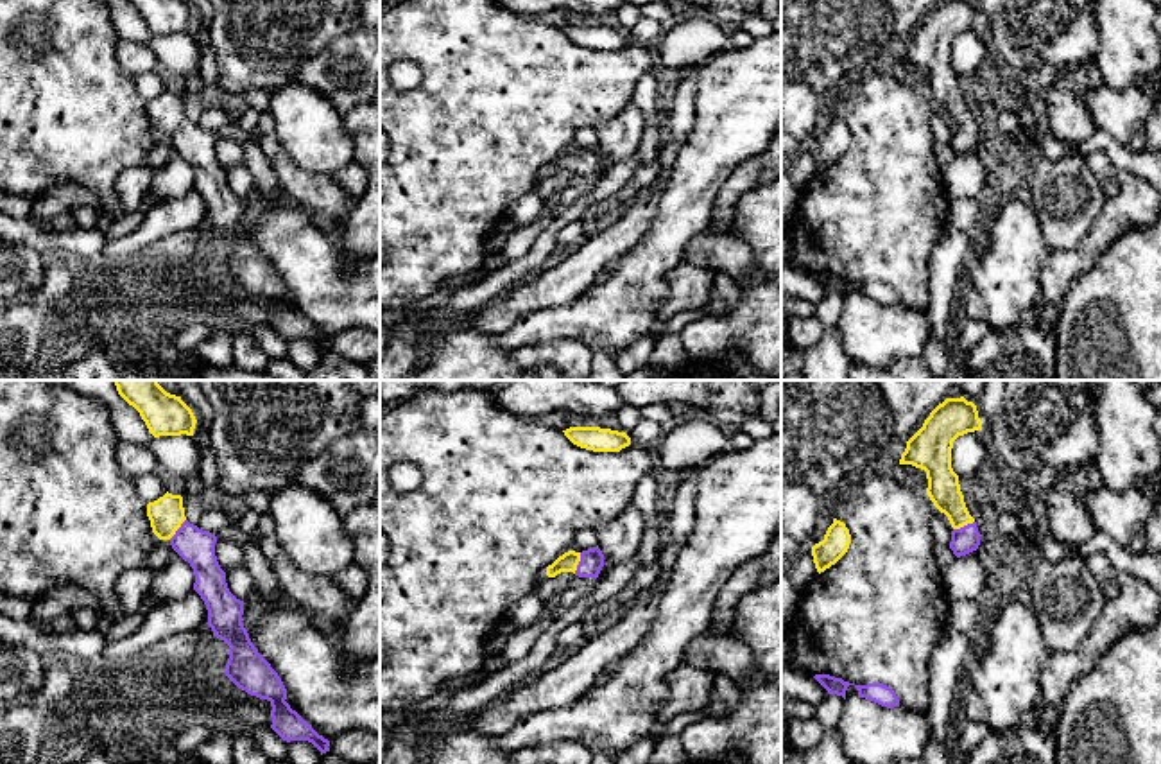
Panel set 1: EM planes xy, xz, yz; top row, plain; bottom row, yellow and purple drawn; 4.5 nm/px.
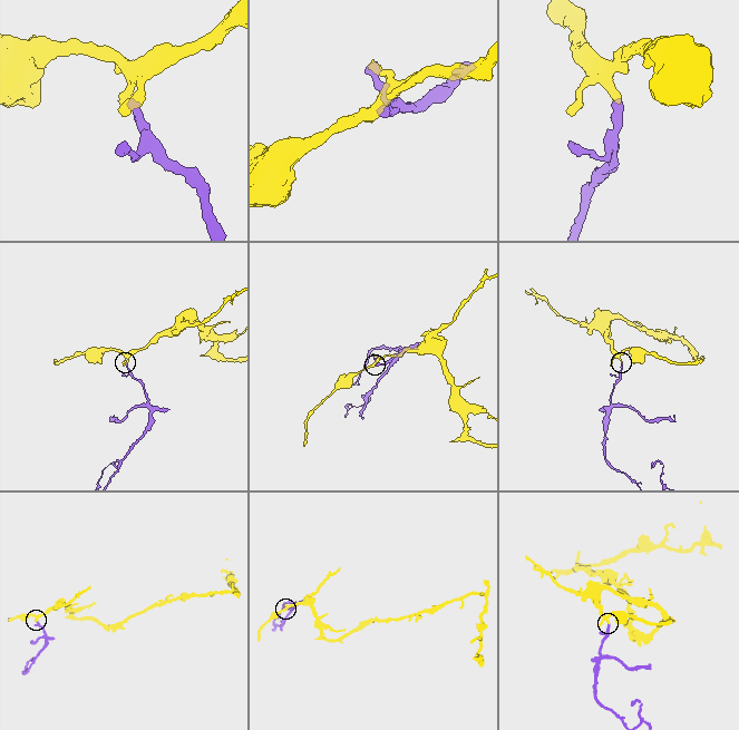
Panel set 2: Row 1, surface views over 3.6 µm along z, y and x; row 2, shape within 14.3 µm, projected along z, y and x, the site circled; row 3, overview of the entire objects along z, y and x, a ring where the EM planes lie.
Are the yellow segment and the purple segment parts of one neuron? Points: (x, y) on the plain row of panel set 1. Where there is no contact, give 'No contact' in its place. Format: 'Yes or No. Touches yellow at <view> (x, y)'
Yes. Touches yellow at xz (577, 162)

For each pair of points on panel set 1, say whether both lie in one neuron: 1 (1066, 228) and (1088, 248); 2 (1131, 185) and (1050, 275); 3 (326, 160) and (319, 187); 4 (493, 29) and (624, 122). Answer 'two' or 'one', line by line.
1: two
2: one
3: two
4: two

